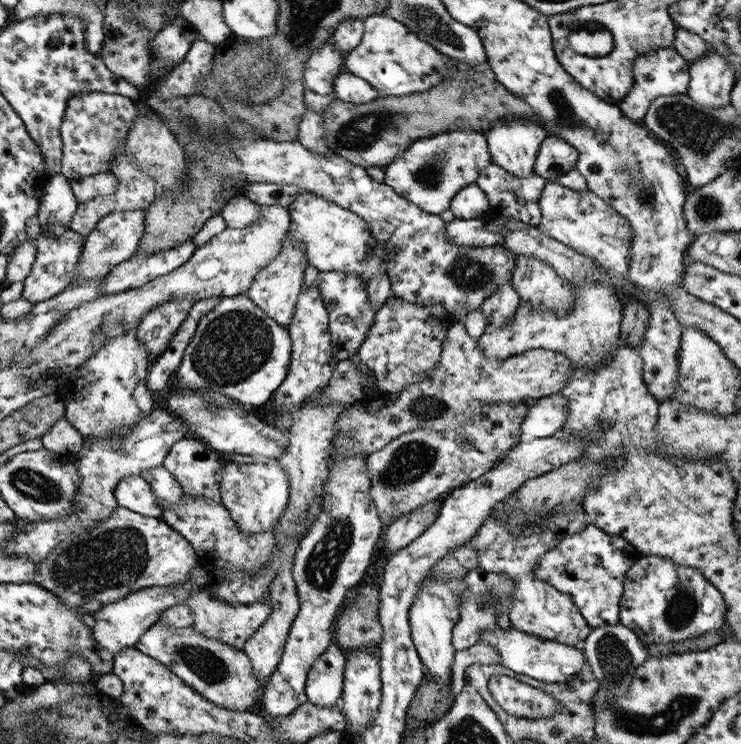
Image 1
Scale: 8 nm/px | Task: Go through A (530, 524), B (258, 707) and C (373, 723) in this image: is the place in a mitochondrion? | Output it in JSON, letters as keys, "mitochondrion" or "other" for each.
{"A":"other","B":"other","C":"other"}

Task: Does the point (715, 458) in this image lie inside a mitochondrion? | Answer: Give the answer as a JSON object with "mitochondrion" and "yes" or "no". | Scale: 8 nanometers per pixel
{"mitochondrion":"no"}

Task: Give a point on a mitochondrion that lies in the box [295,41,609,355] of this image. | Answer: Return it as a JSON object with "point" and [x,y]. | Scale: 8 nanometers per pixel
{"point":[378,125]}

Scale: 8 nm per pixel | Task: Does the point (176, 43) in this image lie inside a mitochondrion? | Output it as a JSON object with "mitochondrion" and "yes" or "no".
{"mitochondrion":"no"}

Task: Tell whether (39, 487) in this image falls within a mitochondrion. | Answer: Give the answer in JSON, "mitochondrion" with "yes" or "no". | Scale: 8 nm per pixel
{"mitochondrion":"yes"}

